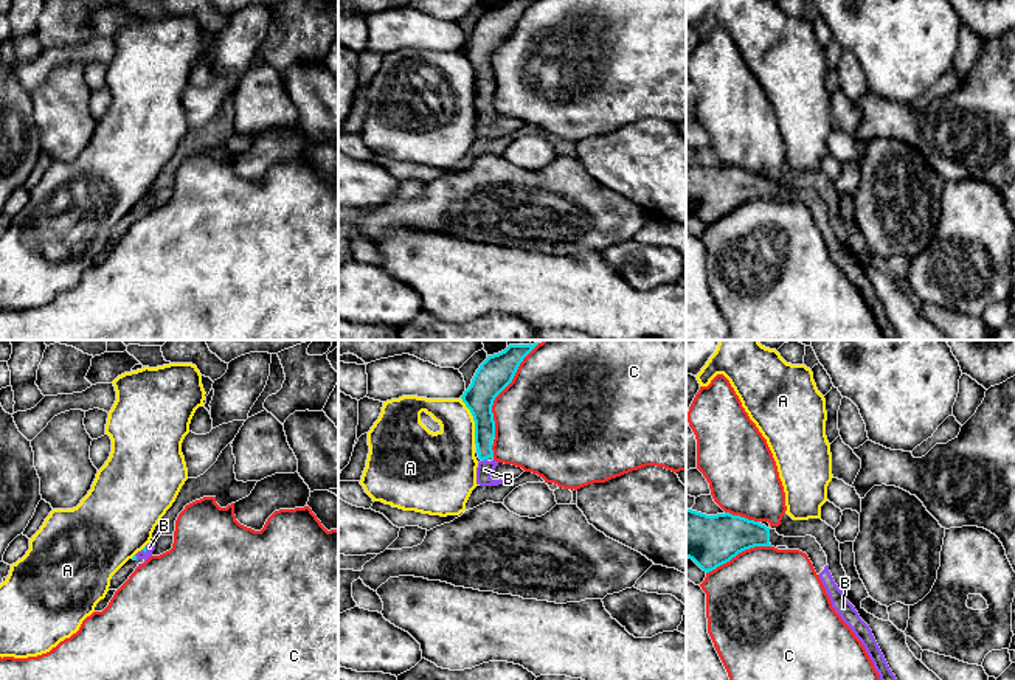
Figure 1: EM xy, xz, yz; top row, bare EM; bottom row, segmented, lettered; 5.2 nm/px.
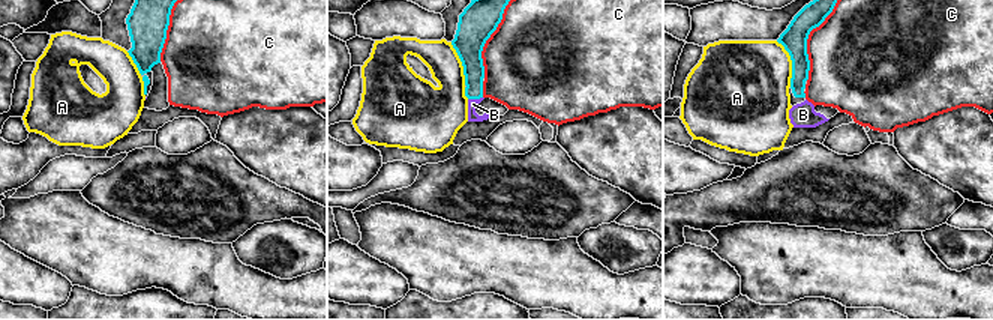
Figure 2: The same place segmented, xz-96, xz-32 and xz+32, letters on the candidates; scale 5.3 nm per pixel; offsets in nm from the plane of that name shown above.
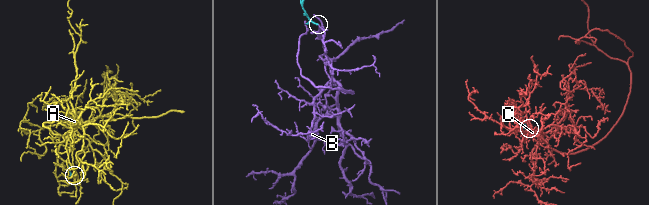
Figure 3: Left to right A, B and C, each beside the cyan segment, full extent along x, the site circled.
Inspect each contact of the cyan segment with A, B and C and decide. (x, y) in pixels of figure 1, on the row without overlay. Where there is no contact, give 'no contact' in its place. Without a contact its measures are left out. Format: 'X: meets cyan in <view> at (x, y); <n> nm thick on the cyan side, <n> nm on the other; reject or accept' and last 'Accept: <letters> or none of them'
A: meets cyan in xz at (474, 72); 170 nm thick on the cyan side, 300 nm on the other; reject
B: meets cyan in xz at (483, 112); 110 nm thick on the cyan side, 90 nm on the other; accept
C: meets cyan in xz at (500, 44); 180 nm thick on the cyan side, 480 nm on the other; reject
Accept: B

